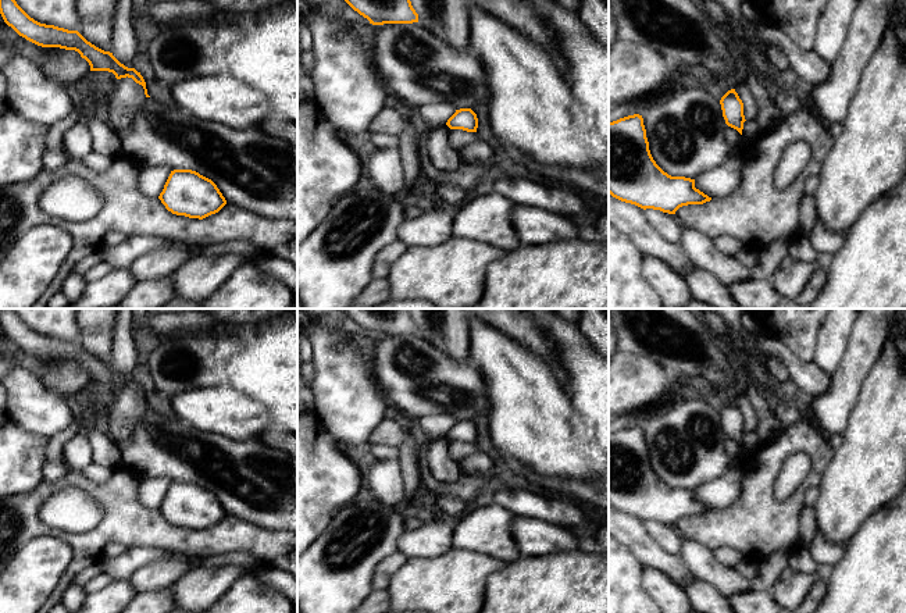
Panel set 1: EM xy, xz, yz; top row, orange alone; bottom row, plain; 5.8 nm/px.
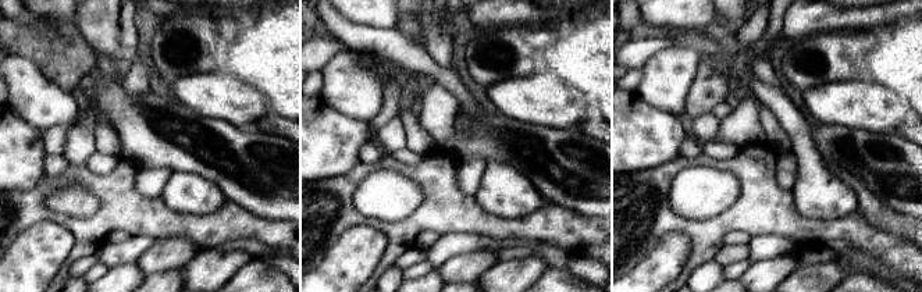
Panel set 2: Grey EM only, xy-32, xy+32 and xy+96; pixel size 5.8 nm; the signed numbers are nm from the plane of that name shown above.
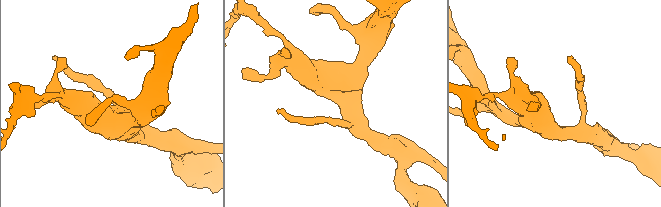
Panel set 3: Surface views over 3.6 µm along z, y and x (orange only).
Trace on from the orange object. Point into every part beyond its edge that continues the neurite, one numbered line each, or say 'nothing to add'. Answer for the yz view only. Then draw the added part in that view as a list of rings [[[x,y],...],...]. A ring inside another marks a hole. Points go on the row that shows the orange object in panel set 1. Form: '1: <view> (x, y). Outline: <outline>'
nothing to add

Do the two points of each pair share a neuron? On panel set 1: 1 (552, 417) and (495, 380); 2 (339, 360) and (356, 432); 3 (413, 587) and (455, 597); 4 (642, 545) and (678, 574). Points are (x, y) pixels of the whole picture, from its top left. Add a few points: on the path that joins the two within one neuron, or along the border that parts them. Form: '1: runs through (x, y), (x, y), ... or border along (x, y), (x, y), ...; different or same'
1: runs through (538, 410), (509, 381); same
2: runs through (343, 378), (350, 414); same
3: runs through (423, 587), (445, 587); same
4: runs through (651, 553), (670, 573); same

